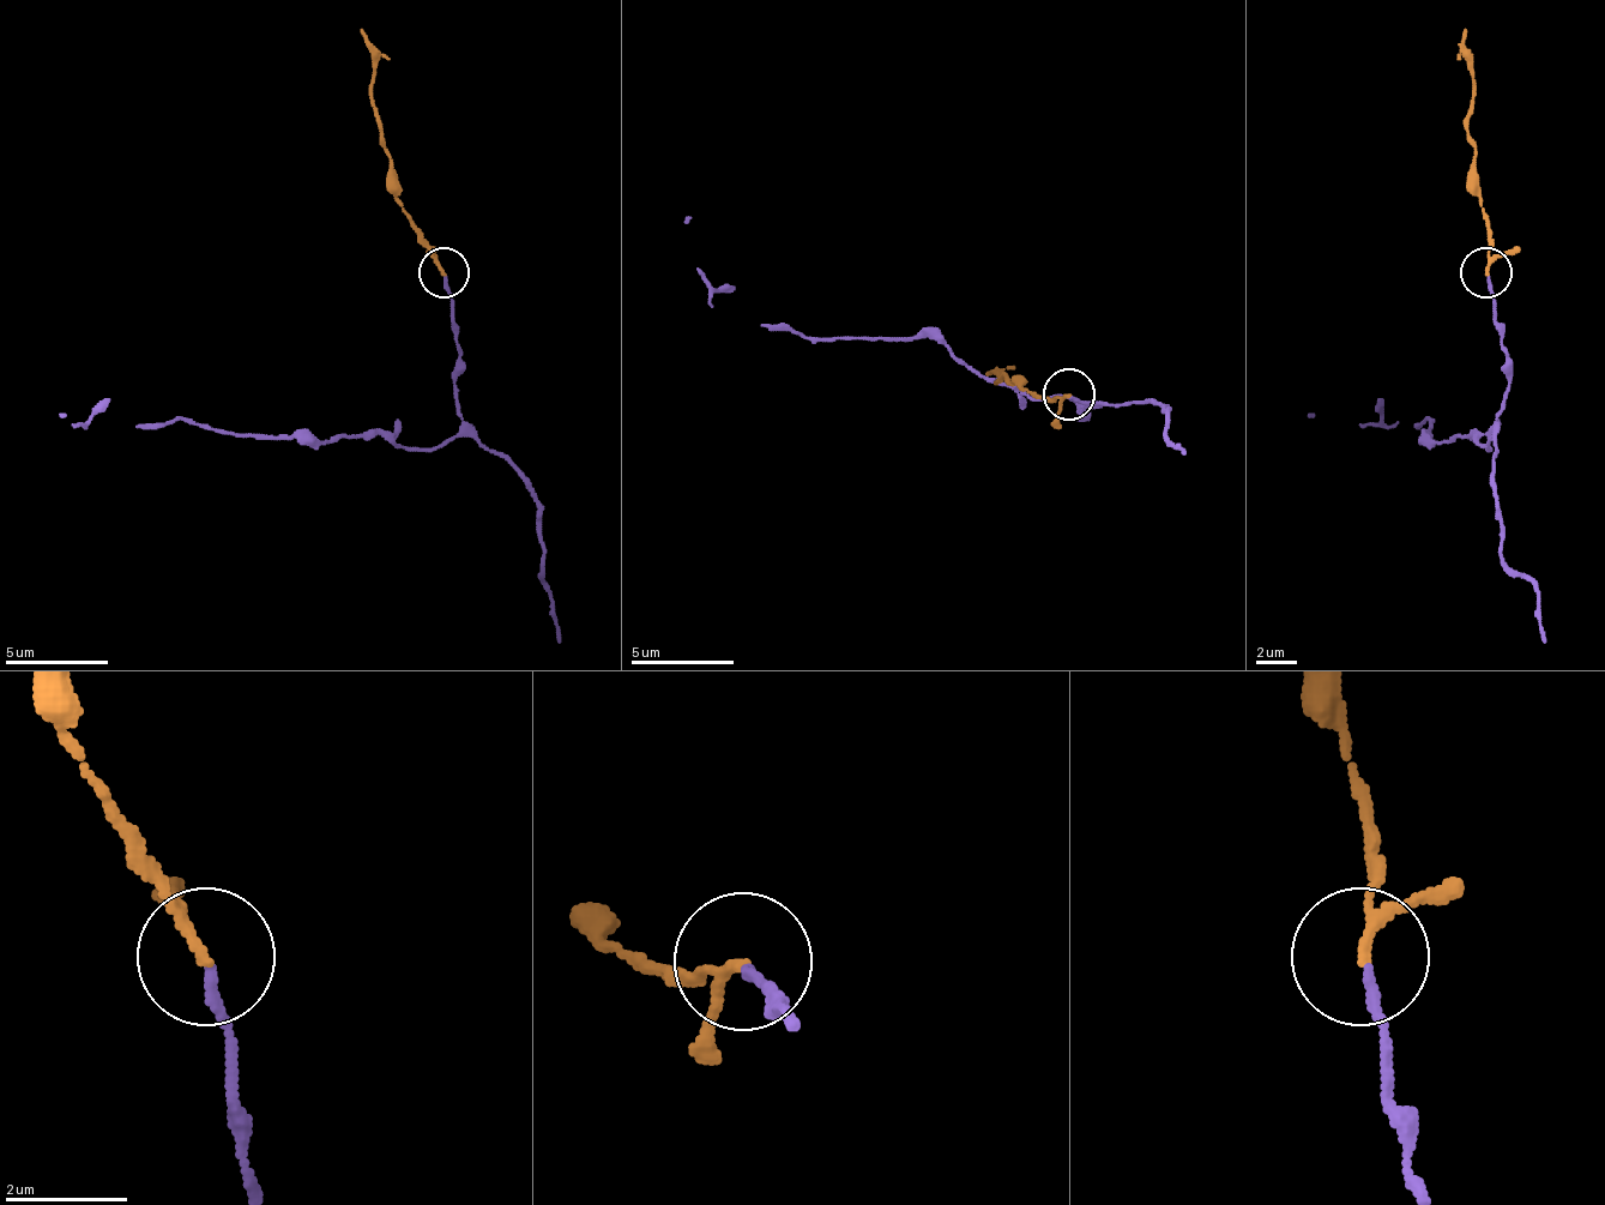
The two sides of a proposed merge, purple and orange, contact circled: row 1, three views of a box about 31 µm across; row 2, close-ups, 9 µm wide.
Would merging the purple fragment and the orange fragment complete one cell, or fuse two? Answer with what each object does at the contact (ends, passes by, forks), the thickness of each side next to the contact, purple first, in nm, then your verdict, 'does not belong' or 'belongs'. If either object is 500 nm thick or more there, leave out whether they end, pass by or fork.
purple ends there; orange passes by; 150 nm thick on the purple side, 130 nm on the other; belongs

